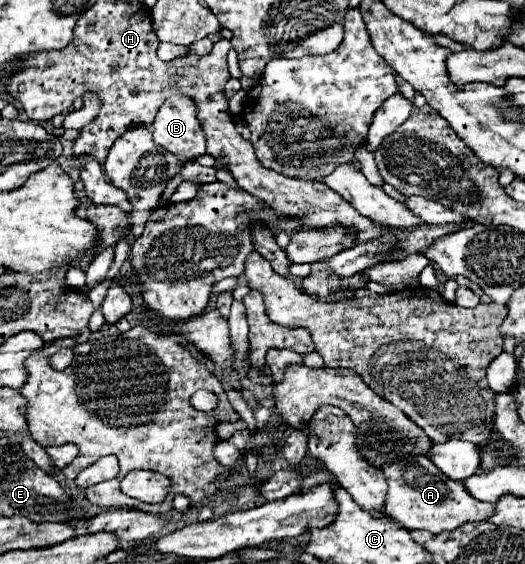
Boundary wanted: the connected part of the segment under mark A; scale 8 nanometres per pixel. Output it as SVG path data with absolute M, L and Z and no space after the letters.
M413 457L403 465L403 477L389 479L389 493L387 493L387 515L391 515L397 523L405 529L425 529L433 535L443 531L459 529L465 523L487 521L495 513L493 503L481 503L473 499L461 481L447 479L429 457Z

